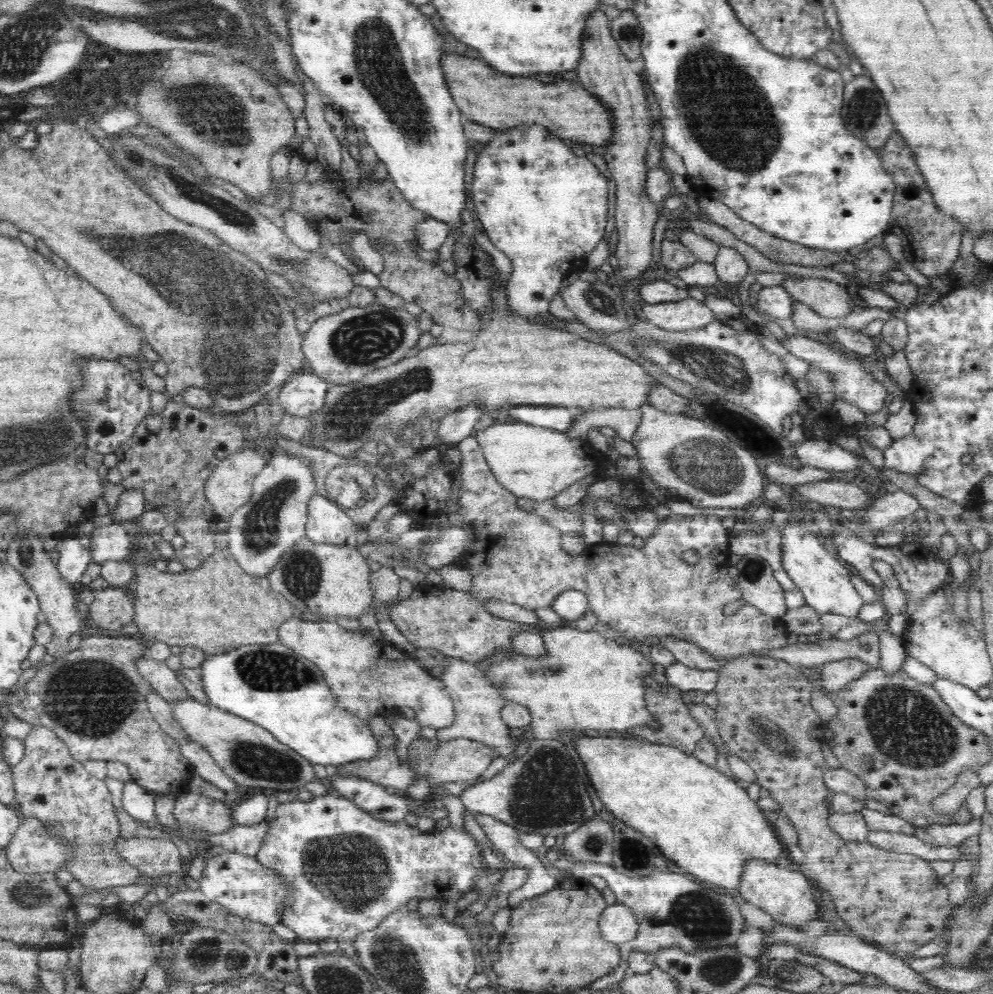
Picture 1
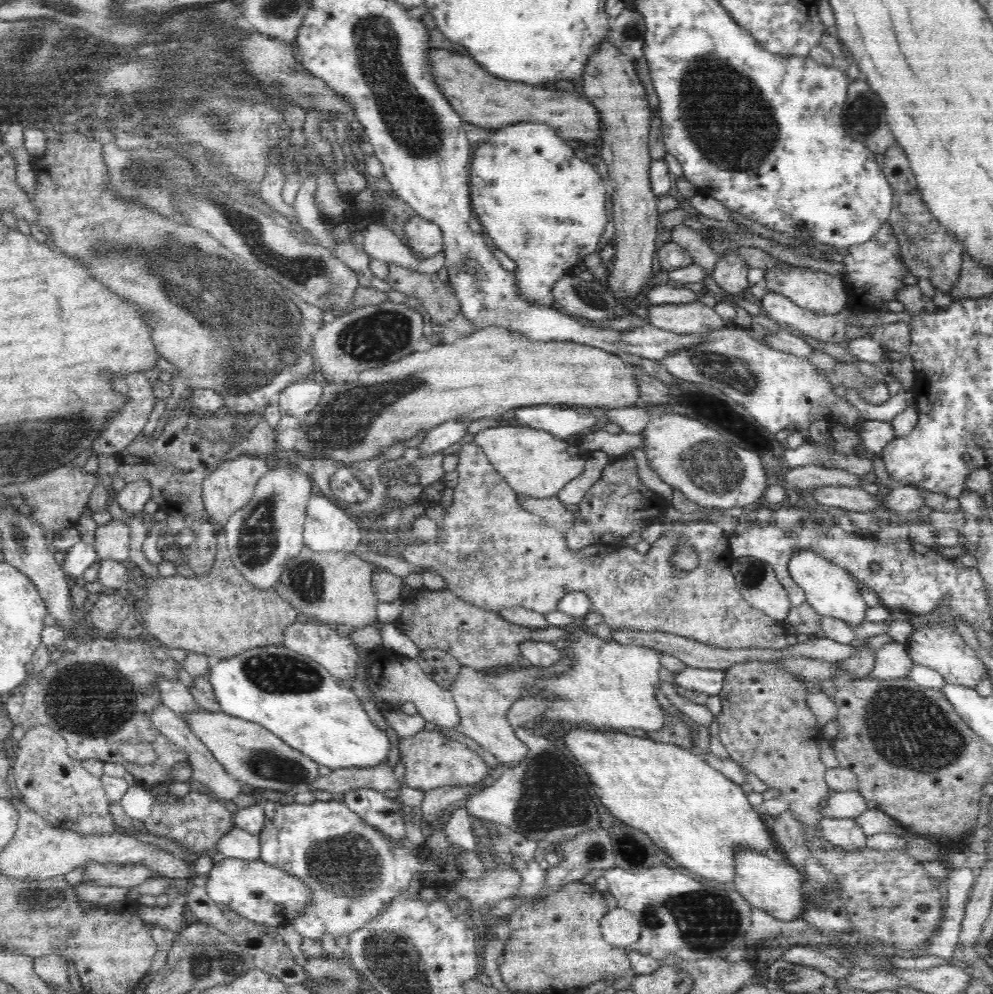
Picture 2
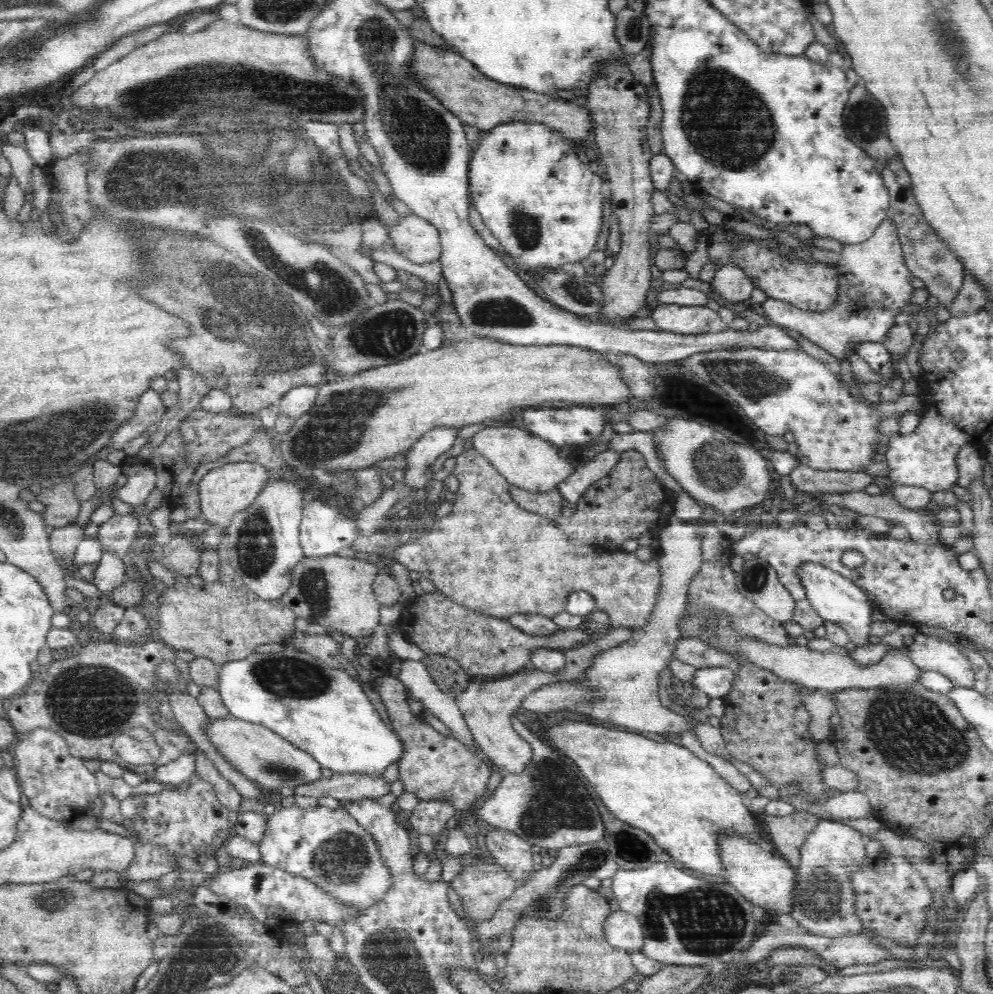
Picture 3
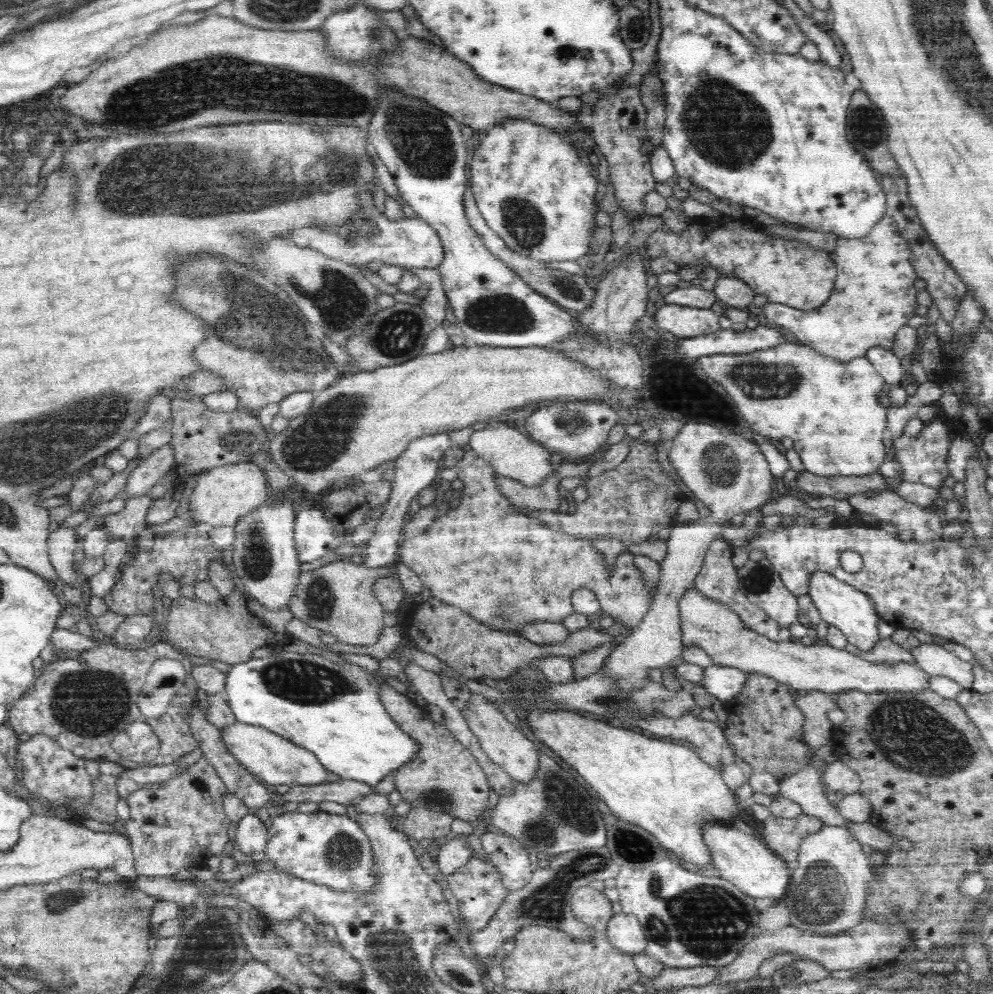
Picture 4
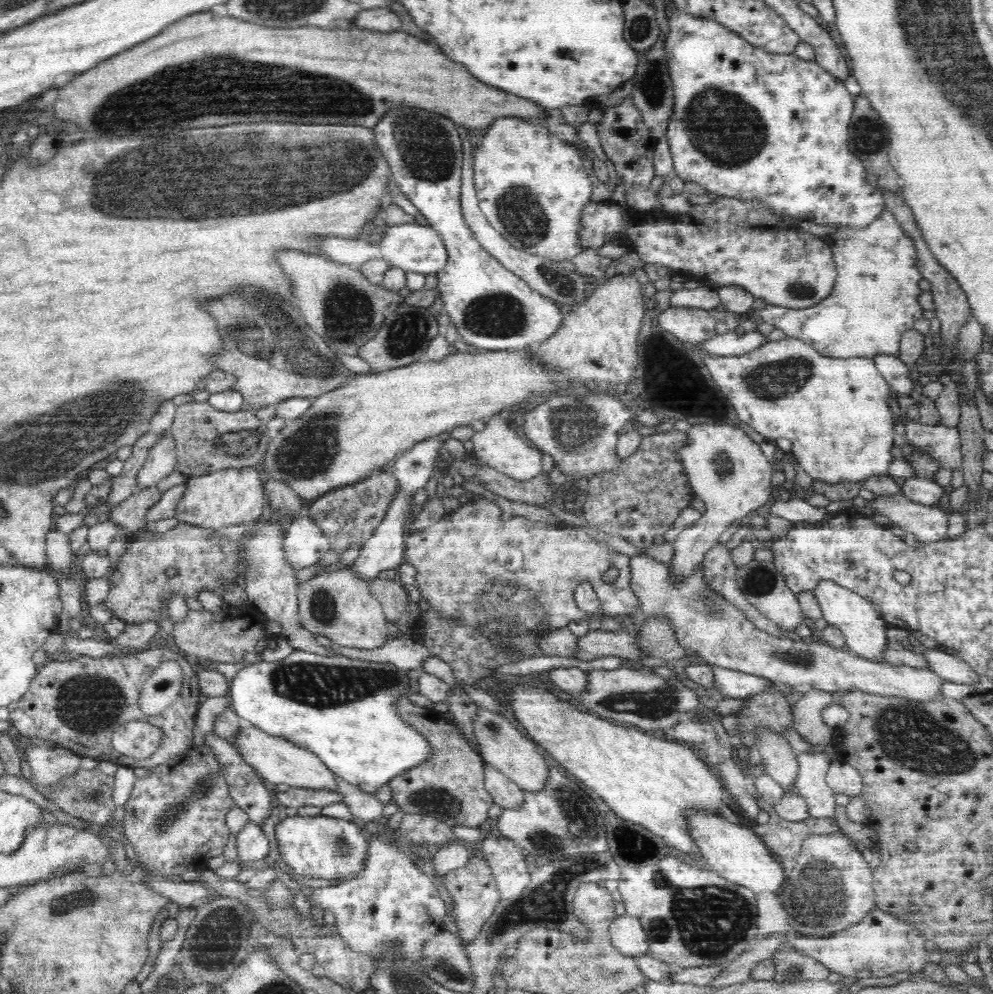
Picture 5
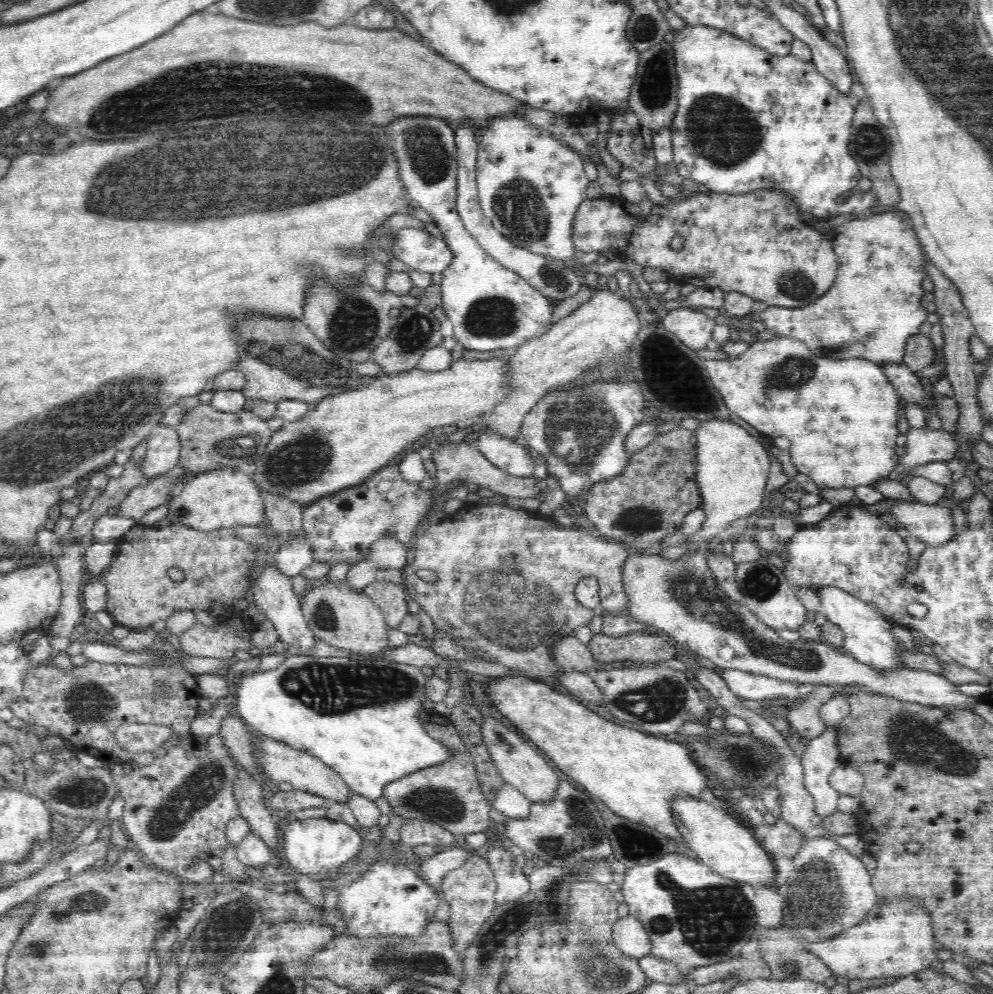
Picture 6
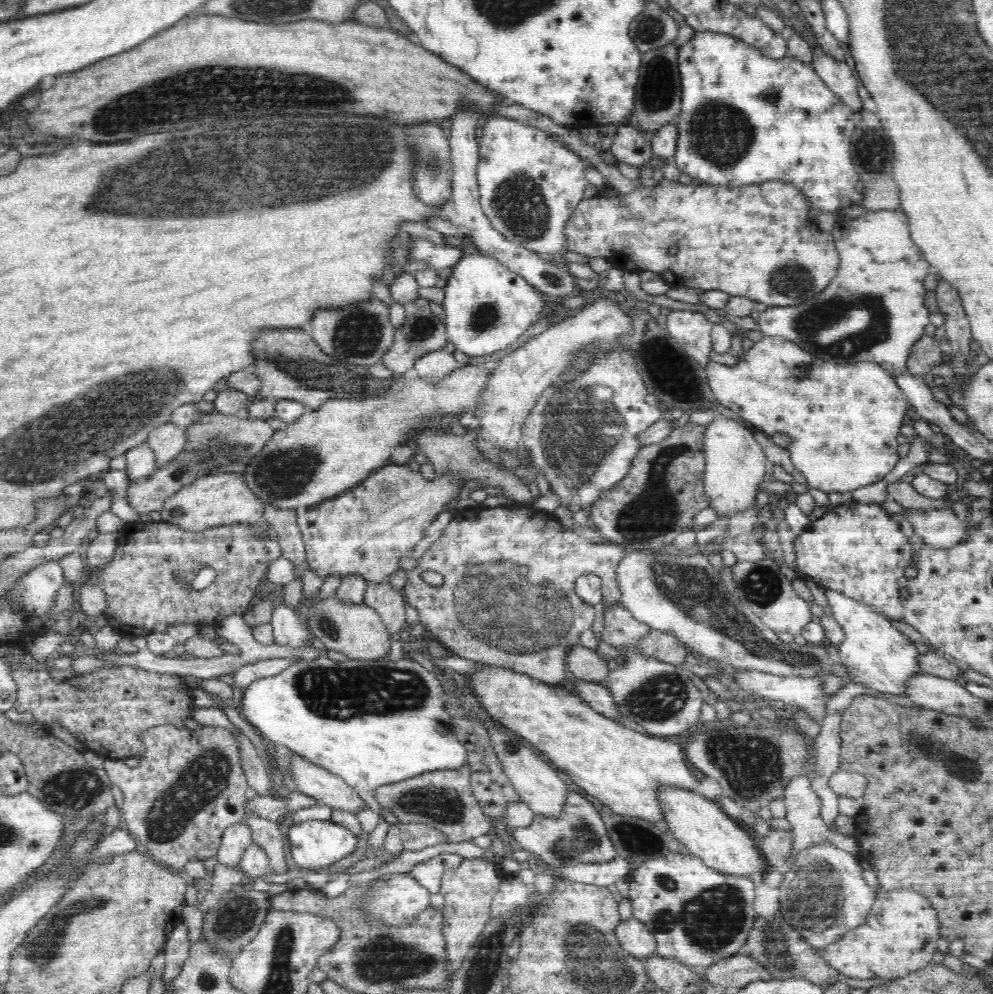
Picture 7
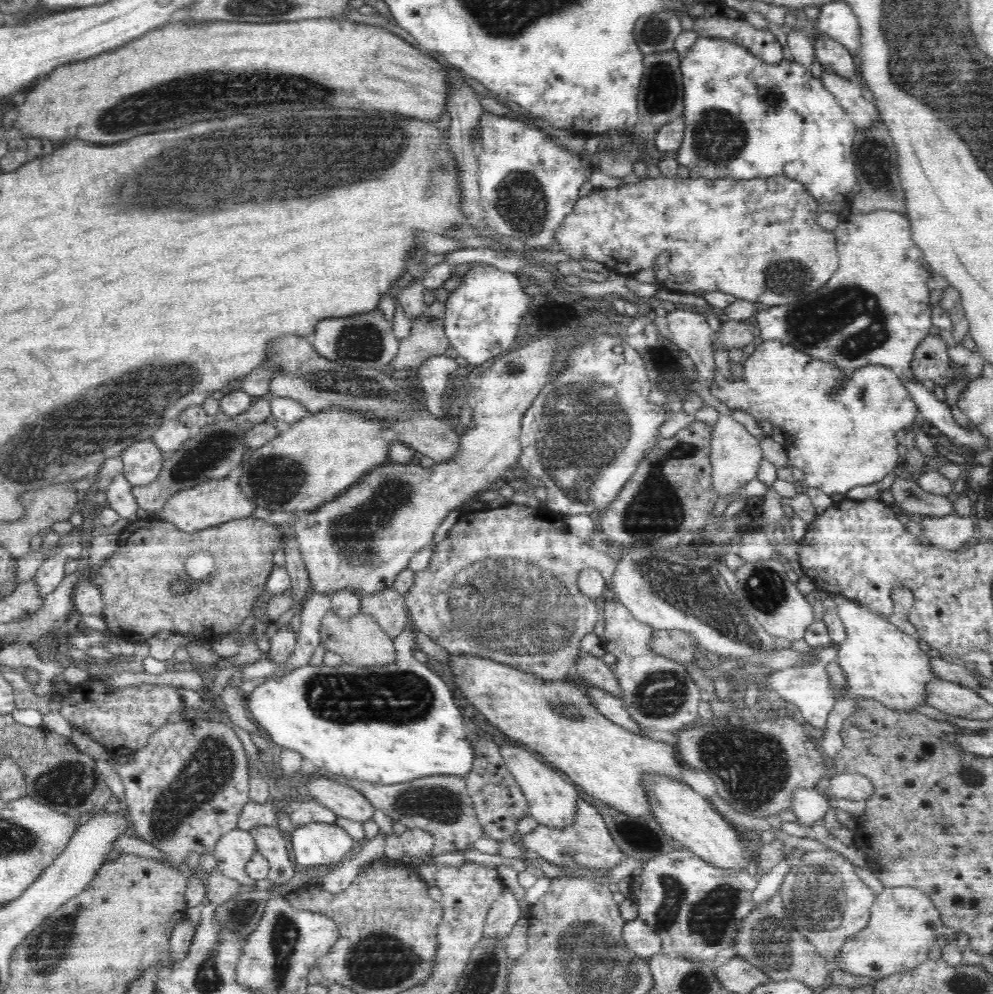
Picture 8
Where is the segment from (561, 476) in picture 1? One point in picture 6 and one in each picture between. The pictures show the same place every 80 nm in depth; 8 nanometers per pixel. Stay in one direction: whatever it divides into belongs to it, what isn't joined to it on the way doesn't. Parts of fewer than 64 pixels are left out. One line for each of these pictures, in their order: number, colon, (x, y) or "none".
2: (532, 462)
3: (526, 461)
4: (512, 453)
5: (499, 446)
6: (515, 458)

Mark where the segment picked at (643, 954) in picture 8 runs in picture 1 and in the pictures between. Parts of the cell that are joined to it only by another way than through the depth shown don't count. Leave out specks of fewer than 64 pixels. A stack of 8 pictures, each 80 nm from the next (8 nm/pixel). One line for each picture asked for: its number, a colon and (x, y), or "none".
1: (617, 922)
2: (619, 927)
3: (623, 930)
4: (624, 931)
5: (627, 934)
6: (629, 934)
7: (634, 937)

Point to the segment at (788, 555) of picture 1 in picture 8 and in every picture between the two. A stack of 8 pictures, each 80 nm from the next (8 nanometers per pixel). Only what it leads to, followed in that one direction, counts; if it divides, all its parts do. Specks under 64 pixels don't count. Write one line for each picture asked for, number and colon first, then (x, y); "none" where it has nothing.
2: (832, 592)
3: (836, 599)
4: (854, 614)
5: (864, 631)
6: (868, 640)
7: (875, 653)
8: (881, 663)

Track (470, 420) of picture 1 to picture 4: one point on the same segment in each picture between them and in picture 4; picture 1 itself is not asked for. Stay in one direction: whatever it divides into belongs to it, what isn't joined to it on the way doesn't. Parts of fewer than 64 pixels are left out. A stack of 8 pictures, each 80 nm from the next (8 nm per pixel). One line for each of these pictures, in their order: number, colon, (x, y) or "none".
2: (440, 437)
3: (425, 451)
4: (416, 467)

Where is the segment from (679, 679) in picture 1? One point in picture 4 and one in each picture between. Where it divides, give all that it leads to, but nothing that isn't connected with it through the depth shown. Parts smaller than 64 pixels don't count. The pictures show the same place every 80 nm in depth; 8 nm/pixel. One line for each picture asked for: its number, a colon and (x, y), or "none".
2: (711, 682)
3: (716, 682)
4: (723, 682)

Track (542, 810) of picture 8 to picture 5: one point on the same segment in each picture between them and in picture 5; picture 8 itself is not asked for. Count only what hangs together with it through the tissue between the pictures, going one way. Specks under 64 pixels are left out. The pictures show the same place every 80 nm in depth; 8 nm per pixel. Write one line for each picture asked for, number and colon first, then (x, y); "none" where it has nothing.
5: (502, 745)
6: (520, 764)
7: (537, 783)

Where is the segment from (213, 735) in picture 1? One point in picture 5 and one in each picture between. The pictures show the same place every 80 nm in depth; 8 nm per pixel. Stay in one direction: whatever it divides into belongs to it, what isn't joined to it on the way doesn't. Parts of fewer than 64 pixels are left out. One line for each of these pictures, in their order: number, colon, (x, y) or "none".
2: (249, 752)
3: (269, 760)
4: (273, 759)
5: (274, 759)

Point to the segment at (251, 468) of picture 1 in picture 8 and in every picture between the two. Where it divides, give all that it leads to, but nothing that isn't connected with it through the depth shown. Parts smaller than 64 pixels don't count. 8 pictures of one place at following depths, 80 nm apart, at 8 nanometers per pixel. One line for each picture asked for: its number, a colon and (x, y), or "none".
2: (231, 486)
3: (222, 492)
4: (222, 495)
5: (231, 496)
6: (225, 498)
7: (213, 500)
8: (213, 502)

